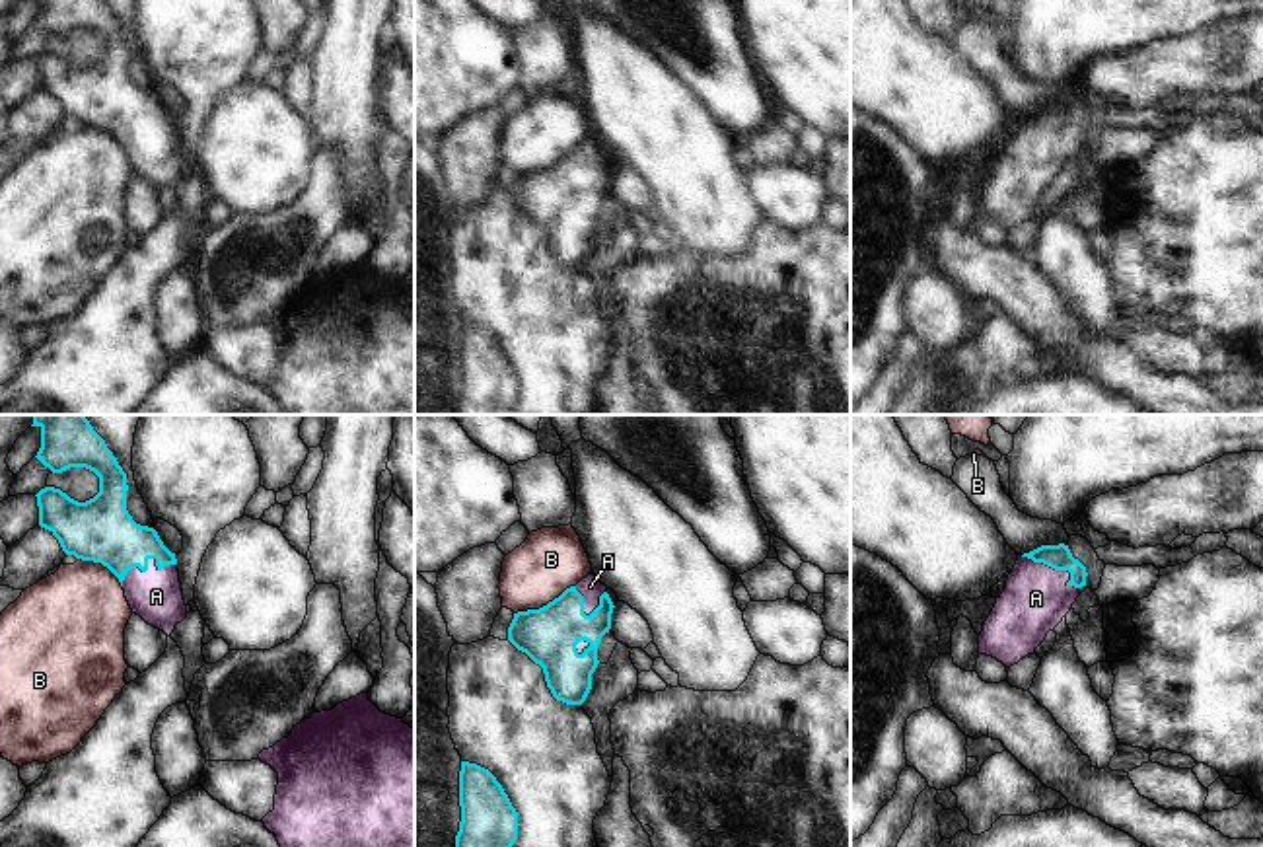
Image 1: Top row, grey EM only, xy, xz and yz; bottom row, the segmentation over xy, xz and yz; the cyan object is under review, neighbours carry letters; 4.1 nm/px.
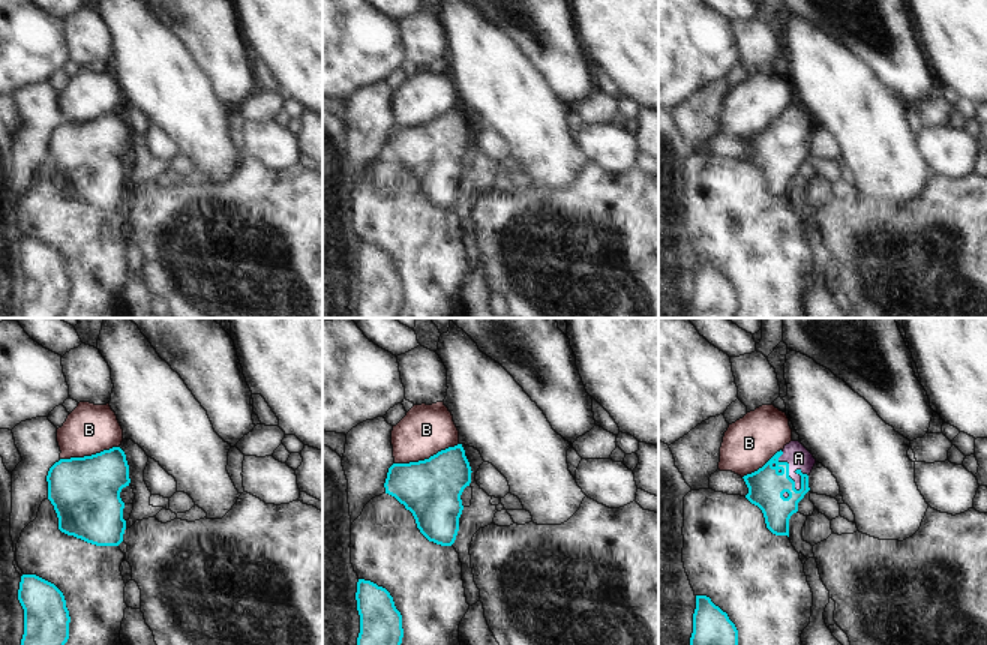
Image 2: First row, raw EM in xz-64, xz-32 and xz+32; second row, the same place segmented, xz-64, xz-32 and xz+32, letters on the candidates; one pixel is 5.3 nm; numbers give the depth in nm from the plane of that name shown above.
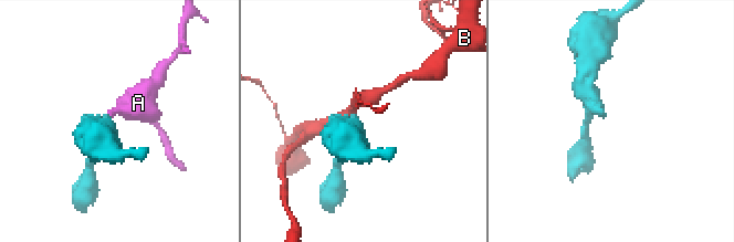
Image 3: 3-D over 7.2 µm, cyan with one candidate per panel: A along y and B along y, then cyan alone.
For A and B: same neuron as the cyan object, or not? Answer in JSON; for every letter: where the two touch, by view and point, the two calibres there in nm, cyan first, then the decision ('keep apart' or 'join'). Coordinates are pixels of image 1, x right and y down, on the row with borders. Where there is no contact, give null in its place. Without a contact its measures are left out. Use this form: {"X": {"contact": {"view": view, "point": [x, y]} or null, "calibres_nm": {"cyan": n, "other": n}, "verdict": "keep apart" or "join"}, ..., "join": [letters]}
{"A": {"contact": {"view": "xy", "point": [146, 567]}, "calibres_nm": {"cyan": 260, "other": 220}, "verdict": "join"}, "B": {"contact": {"view": "xz", "point": [543, 606]}, "calibres_nm": {"cyan": 240, "other": 280}, "verdict": "keep apart"}, "join": ["A"]}

